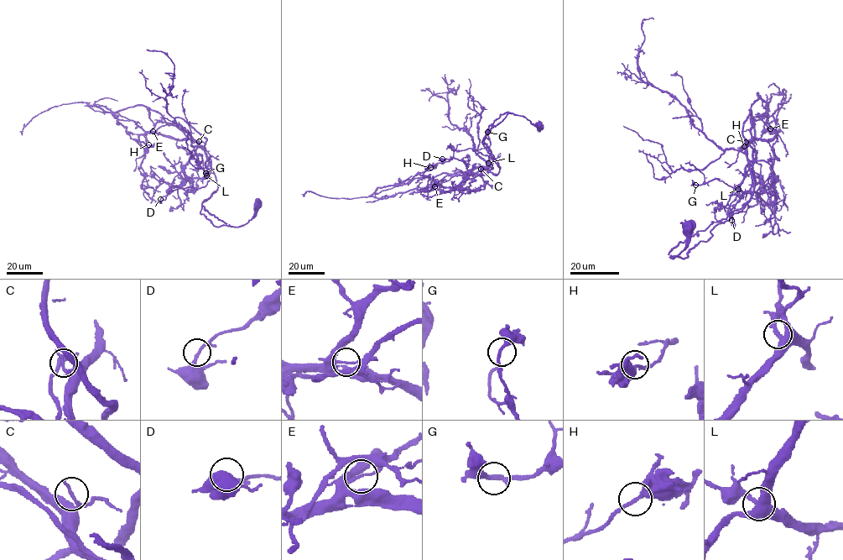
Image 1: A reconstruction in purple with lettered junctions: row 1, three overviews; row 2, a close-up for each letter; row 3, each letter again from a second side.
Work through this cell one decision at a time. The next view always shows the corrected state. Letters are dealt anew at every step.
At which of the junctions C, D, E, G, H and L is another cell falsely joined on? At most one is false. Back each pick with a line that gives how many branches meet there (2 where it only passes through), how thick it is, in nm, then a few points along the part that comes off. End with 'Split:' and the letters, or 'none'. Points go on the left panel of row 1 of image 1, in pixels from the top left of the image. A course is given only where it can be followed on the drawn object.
E: 2 branches meet; 140 nm thick; foreign part runs (153, 131), (178, 126), (204, 149), (191, 144), (190, 135), (167, 110), (173, 62), (161, 51), (148, 50)
Split: E

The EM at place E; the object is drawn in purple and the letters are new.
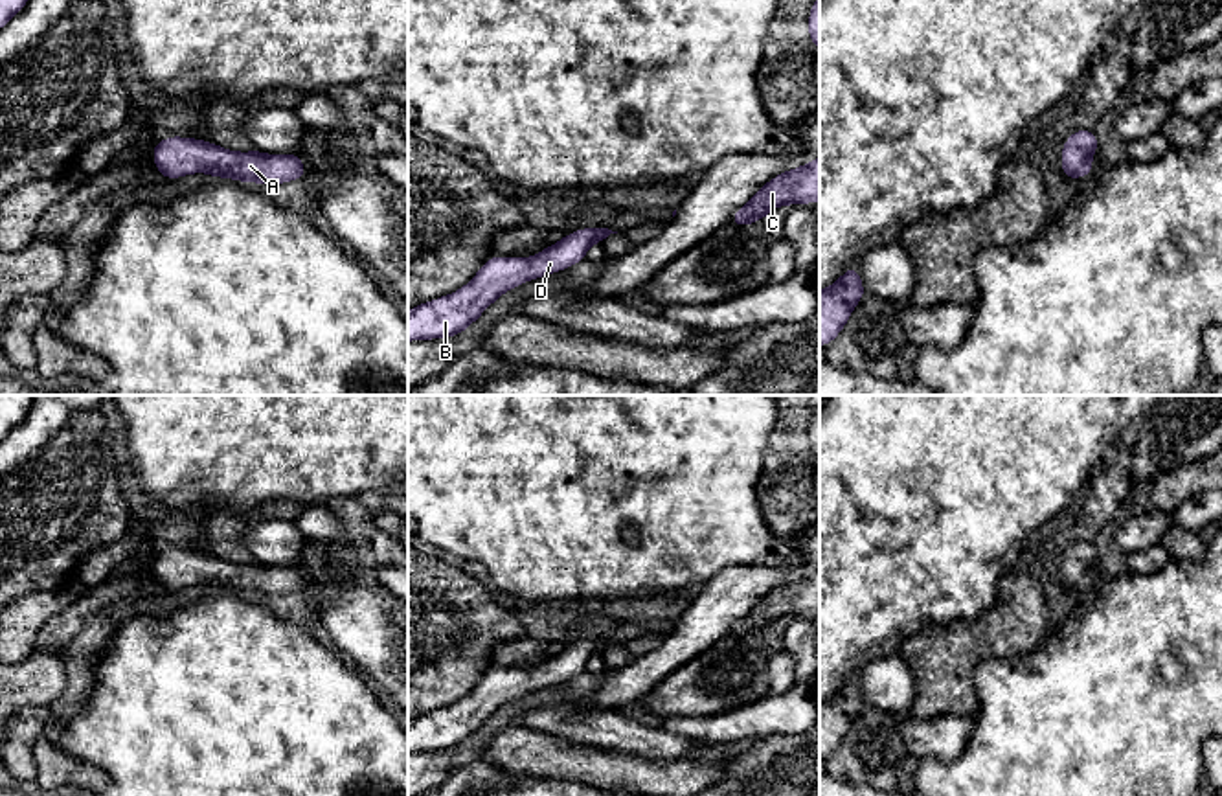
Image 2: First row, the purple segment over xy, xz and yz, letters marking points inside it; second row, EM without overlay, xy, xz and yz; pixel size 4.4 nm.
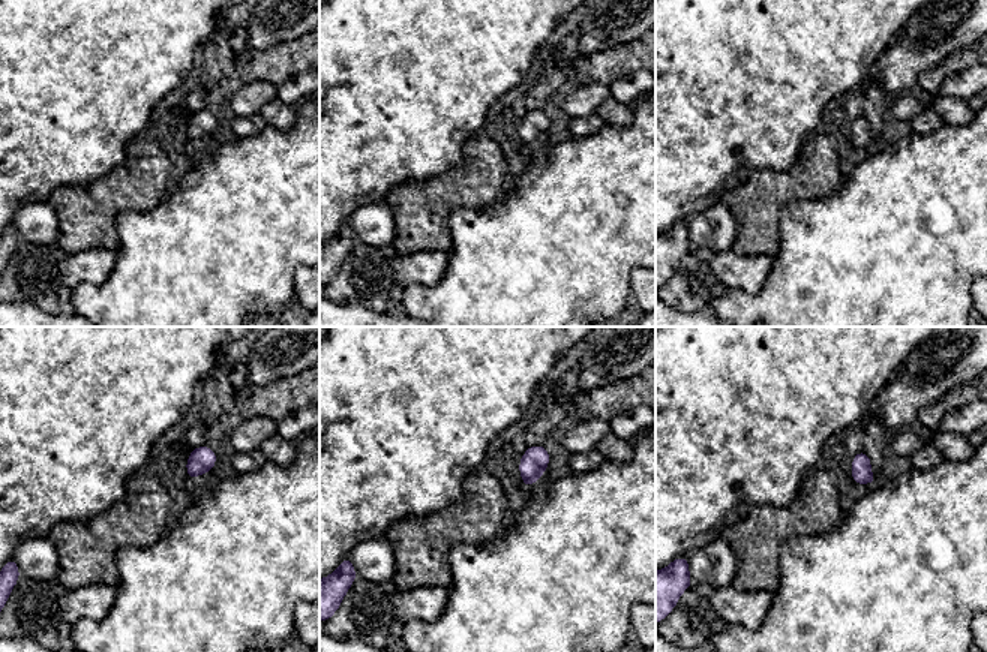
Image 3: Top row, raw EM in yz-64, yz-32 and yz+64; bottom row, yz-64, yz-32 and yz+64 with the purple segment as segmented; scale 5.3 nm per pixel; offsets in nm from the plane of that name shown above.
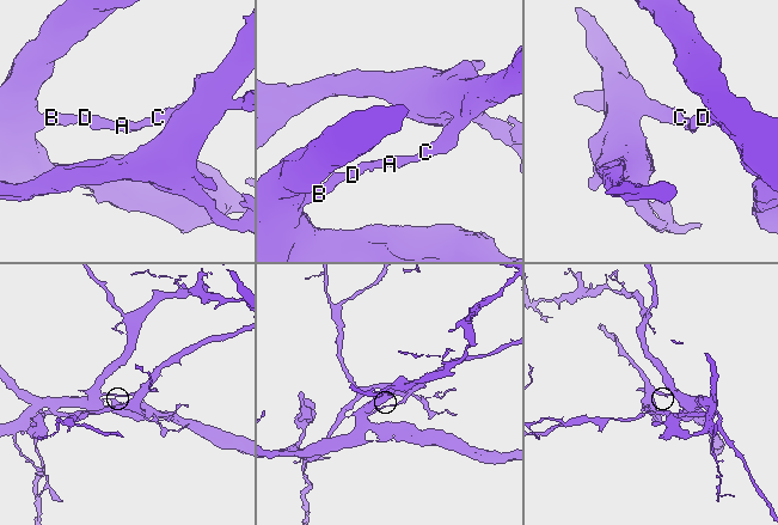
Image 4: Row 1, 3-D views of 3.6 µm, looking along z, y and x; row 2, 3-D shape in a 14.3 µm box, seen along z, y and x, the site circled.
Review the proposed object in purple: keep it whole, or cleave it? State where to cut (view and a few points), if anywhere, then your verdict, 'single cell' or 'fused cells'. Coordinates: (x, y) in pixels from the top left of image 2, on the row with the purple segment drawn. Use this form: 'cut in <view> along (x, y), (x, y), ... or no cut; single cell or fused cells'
cut in xz along (570, 234), (583, 234), (590, 245); fused cells

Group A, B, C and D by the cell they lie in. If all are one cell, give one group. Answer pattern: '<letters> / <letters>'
A C / B D

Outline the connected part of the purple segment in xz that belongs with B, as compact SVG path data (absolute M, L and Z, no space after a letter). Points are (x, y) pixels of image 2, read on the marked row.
M586 233L564 235L531 257L492 256L452 294L415 305L408 313L408 342L452 338L474 324L507 290L586 259Z

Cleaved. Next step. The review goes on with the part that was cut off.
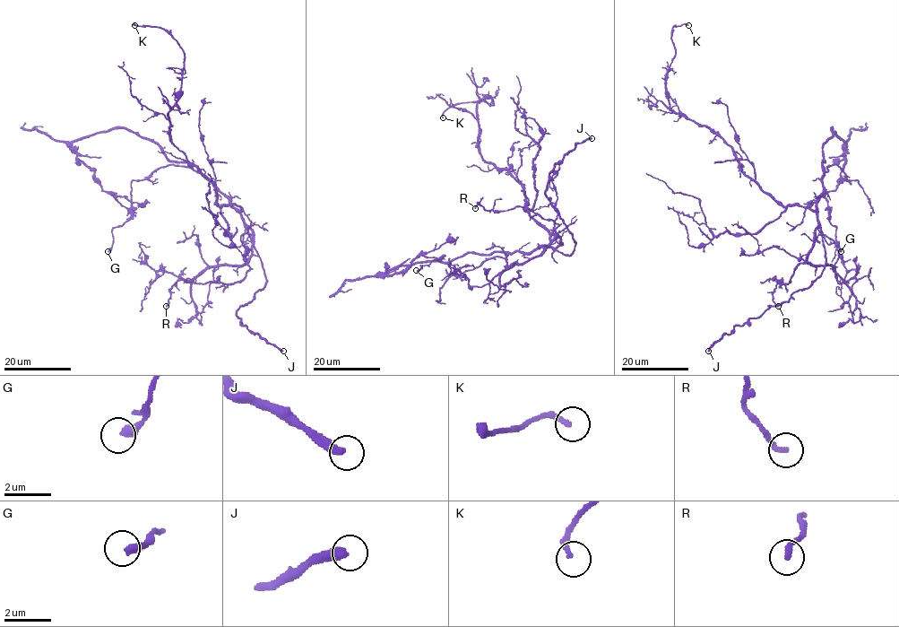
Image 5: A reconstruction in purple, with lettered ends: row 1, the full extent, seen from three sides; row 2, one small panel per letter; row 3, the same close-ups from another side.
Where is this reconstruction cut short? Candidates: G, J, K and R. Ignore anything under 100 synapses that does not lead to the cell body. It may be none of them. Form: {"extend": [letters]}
{"extend": ["J"]}

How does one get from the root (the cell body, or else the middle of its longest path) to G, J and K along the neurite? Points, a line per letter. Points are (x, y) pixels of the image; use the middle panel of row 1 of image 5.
G: (539, 247), (529, 252), (467, 252), (381, 274), (399, 274), (420, 255), (439, 259), (416, 270)
J: (539, 247), (573, 252), (572, 233), (546, 189), (554, 166), (576, 143), (592, 138)
K: (539, 247), (549, 234), (525, 209), (523, 188), (479, 151), (477, 103), (492, 98), (453, 104), (443, 117)

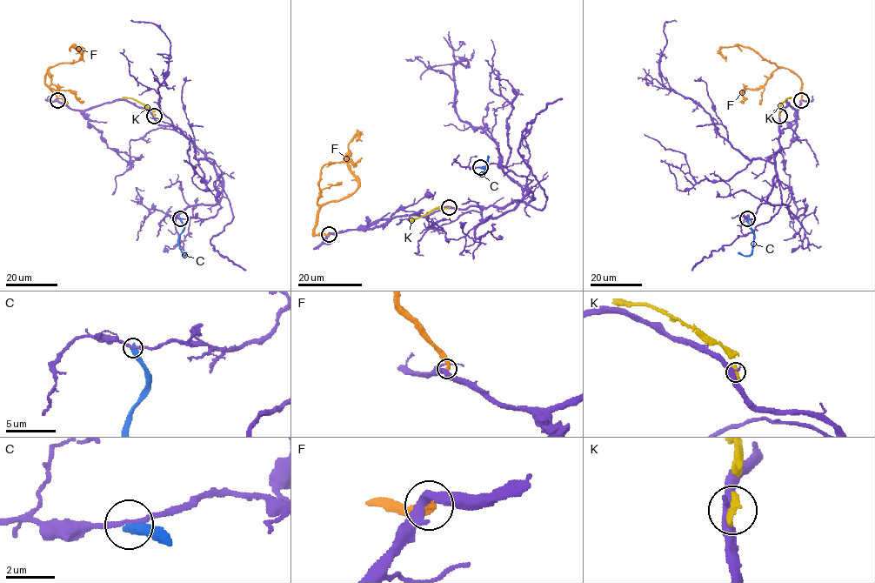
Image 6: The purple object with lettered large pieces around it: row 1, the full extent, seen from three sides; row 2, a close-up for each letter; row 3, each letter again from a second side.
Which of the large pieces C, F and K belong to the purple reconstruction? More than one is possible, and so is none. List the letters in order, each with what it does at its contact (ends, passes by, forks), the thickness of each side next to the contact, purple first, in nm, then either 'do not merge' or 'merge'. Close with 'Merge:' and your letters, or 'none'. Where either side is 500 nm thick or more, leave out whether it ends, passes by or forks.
C: it ends; calibres 190 and 480 nm; do not merge
F: it ends; calibres 380 and 320 nm; do not merge
K: it ends; calibres 400 and 380 nm; do not merge
Merge: none

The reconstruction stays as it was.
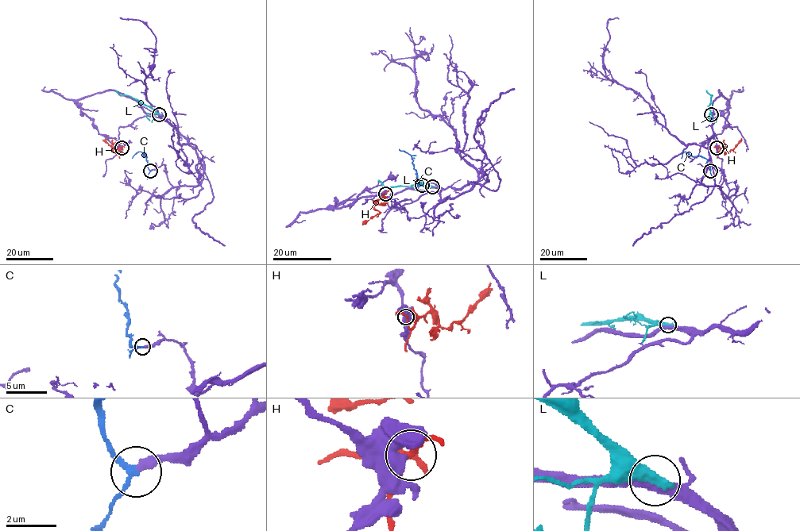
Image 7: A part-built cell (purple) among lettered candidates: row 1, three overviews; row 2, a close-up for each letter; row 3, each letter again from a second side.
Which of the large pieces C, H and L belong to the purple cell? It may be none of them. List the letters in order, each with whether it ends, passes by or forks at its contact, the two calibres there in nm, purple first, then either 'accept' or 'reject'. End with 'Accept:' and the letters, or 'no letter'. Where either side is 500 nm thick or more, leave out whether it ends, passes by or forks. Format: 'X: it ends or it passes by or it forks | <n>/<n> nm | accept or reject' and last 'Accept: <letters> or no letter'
C: it passes by | 280/160 nm | accept
H: 650/200 nm | reject
L: it ends | 400/480 nm | reject
Accept: C

